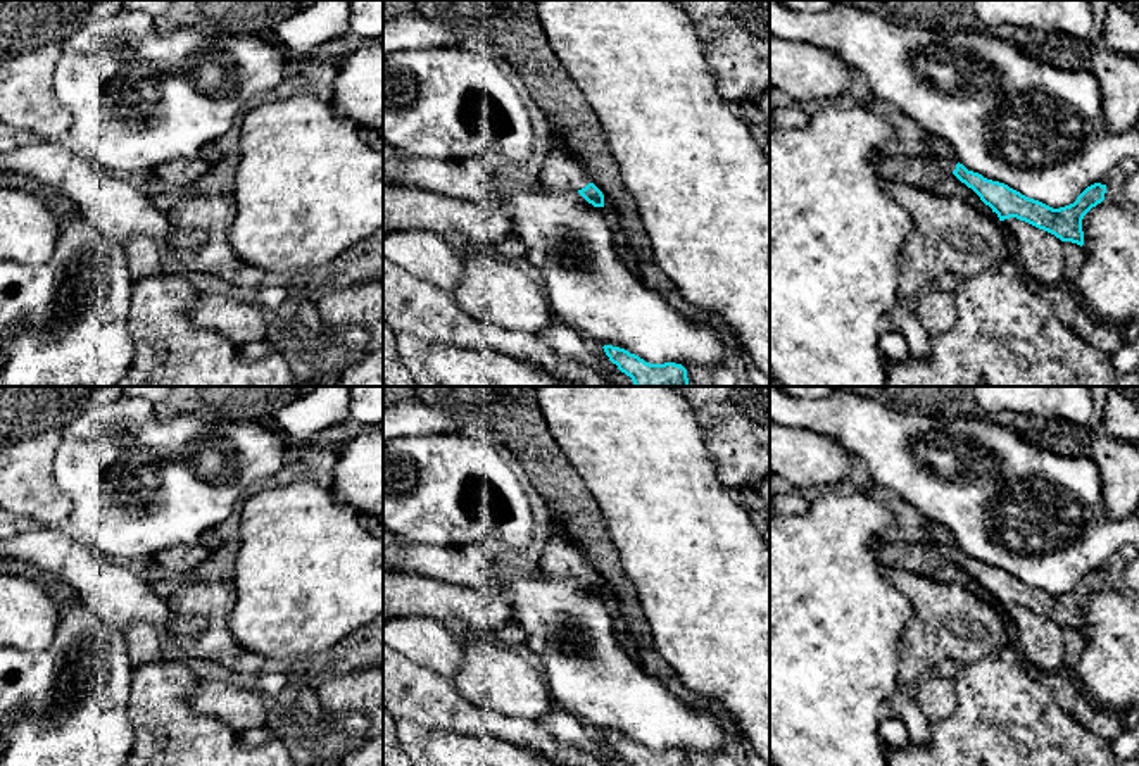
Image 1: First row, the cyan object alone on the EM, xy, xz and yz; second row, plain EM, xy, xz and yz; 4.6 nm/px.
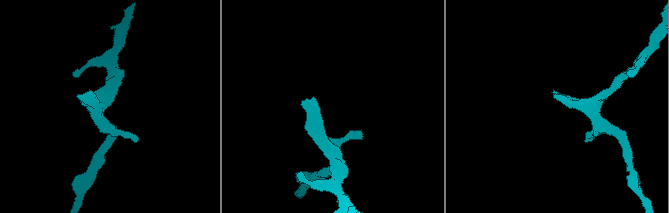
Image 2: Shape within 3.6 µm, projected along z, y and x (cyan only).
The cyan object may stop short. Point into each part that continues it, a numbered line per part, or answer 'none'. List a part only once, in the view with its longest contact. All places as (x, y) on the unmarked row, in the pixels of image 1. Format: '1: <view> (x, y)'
1: xz (561, 558)

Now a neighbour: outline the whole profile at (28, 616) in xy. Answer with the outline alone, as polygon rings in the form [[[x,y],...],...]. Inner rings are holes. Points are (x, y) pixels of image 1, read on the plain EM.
[[[0,573],[0,647],[40,652],[59,626],[60,609],[29,576]]]

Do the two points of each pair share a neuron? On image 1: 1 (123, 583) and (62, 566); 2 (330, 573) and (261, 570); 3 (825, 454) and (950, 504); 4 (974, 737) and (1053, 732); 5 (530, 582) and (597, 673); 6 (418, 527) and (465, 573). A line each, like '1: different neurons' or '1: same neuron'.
1: same neuron
2: same neuron
3: different neurons
4: same neuron
5: same neuron
6: different neurons

